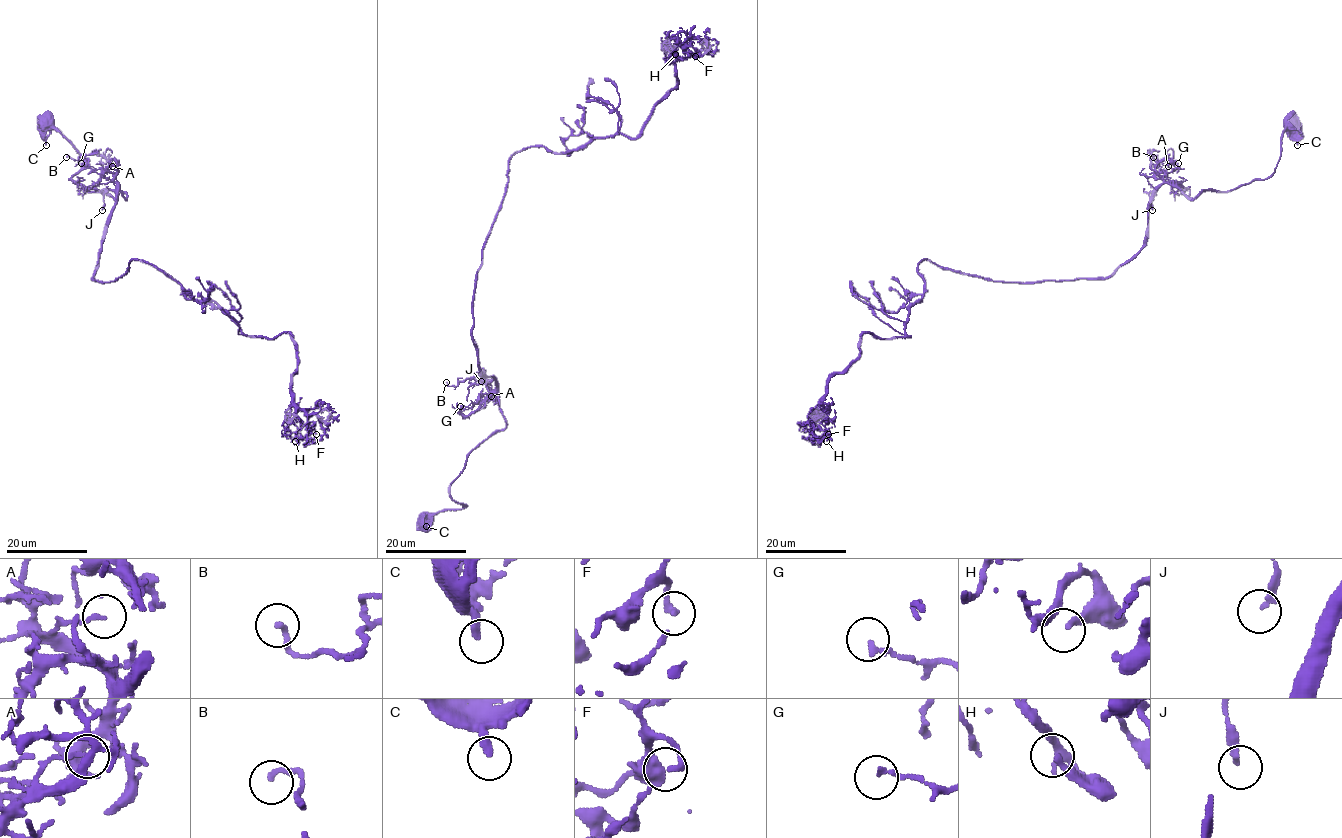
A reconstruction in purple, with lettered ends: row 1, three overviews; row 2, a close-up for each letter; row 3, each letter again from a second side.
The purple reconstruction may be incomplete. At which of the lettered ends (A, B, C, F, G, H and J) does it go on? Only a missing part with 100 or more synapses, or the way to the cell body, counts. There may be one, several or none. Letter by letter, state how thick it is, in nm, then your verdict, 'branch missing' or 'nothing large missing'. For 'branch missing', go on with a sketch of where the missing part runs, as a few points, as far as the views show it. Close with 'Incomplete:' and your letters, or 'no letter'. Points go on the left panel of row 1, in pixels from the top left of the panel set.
A: calibre 130 nm; nothing large missing
B: calibre 180 nm; nothing large missing
C: calibre 280 nm; nothing large missing
F: calibre 140 nm; nothing large missing
G: calibre 180 nm; nothing large missing
H: calibre 240 nm; nothing large missing
J: calibre 200 nm; nothing large missing
Incomplete: no letter

